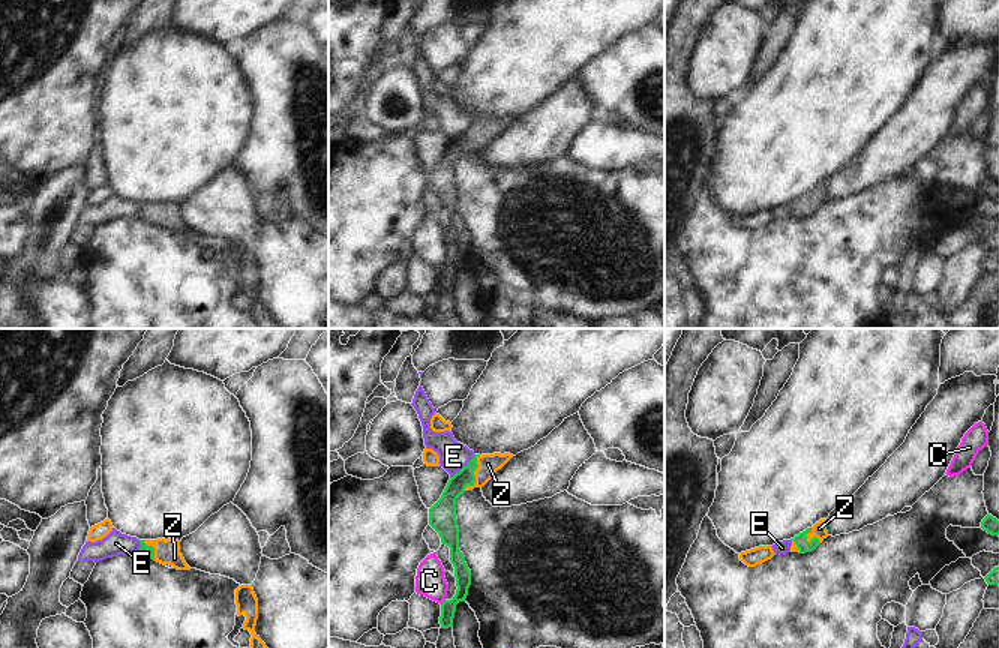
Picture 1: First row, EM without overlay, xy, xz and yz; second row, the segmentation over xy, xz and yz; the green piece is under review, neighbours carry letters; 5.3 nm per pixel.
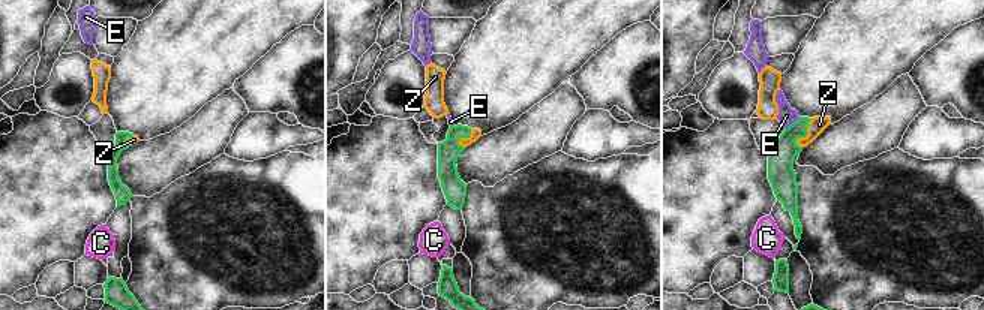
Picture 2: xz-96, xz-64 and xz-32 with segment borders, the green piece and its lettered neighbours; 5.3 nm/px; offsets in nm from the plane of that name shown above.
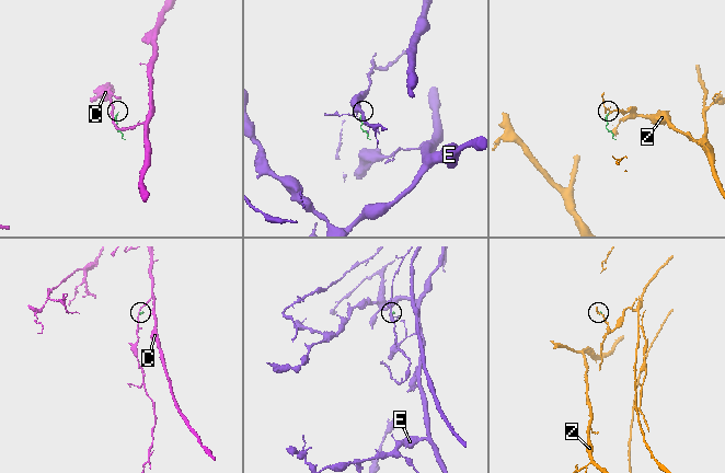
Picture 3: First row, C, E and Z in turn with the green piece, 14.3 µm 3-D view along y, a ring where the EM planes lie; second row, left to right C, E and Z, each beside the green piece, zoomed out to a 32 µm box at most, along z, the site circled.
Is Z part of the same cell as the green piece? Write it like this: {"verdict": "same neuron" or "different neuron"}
{"verdict": "same neuron"}

